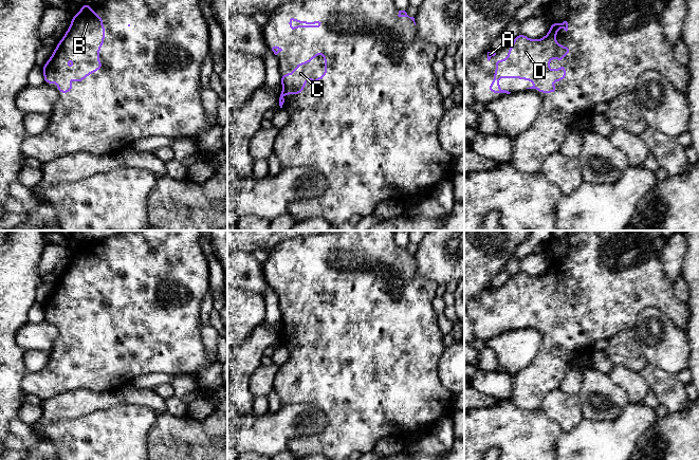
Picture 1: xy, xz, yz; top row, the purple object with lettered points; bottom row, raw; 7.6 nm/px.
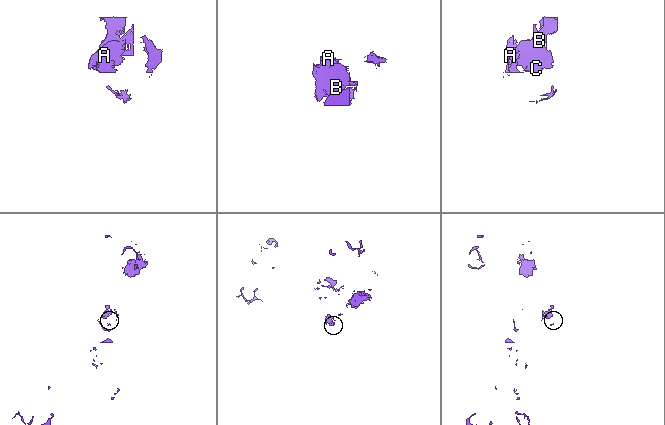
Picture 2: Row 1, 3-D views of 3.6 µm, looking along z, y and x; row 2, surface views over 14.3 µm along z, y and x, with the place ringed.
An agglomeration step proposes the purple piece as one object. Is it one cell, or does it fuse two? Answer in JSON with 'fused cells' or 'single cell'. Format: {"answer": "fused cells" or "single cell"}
{"answer": "single cell"}

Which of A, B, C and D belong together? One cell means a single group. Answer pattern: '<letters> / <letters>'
A B C D

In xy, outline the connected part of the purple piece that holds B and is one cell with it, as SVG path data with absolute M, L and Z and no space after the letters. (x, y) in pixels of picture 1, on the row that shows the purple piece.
M82 4L80 12L72 17L70 27L42 67L44 84L56 82L58 93L69 93L74 89L69 84L71 78L81 82L96 70L102 71L98 55L106 29L103 26L103 18L91 6Z

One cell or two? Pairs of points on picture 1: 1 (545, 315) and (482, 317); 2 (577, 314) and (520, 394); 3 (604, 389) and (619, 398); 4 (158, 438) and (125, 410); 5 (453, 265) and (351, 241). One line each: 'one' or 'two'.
1: one
2: one
3: one
4: two
5: two

